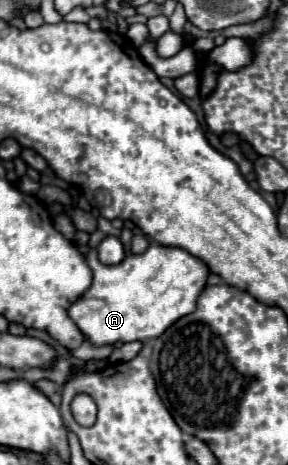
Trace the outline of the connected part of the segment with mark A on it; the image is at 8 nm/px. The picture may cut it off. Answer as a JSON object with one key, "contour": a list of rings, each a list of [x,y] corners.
{"contour":[[[150,243],[140,255],[128,255],[118,265],[102,265],[92,249],[88,265],[94,271],[92,287],[70,307],[70,317],[86,339],[94,345],[114,345],[118,341],[146,341],[160,337],[172,323],[196,309],[196,299],[206,287],[208,265],[178,247]]]}

